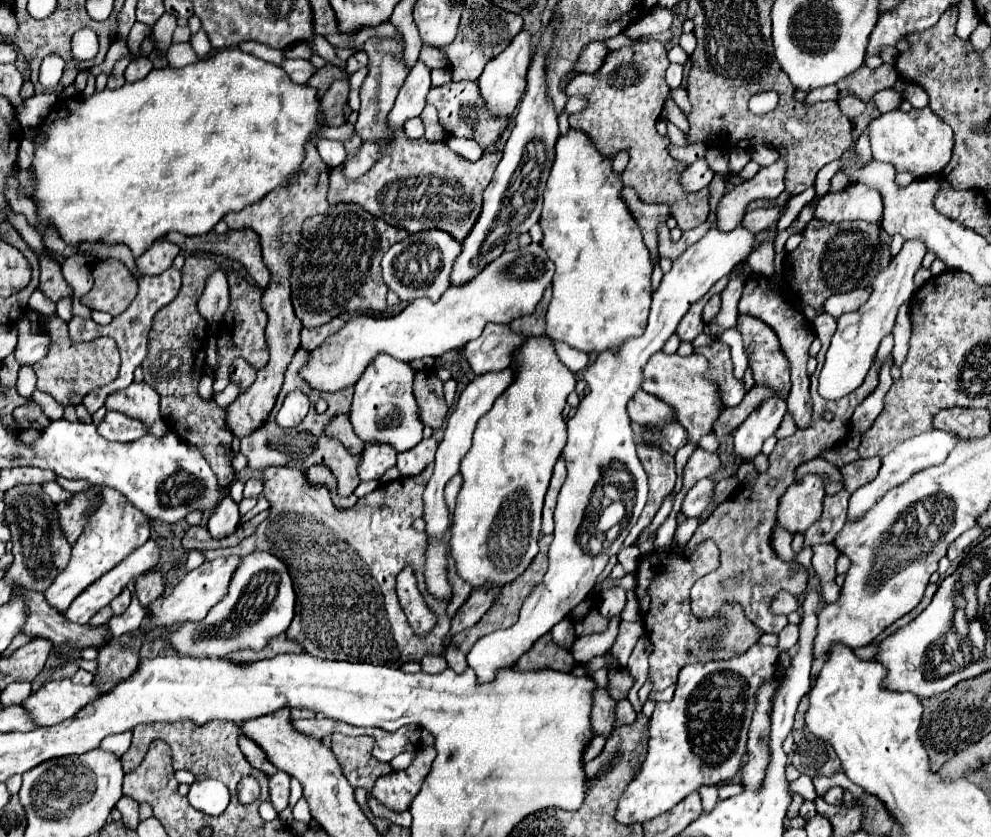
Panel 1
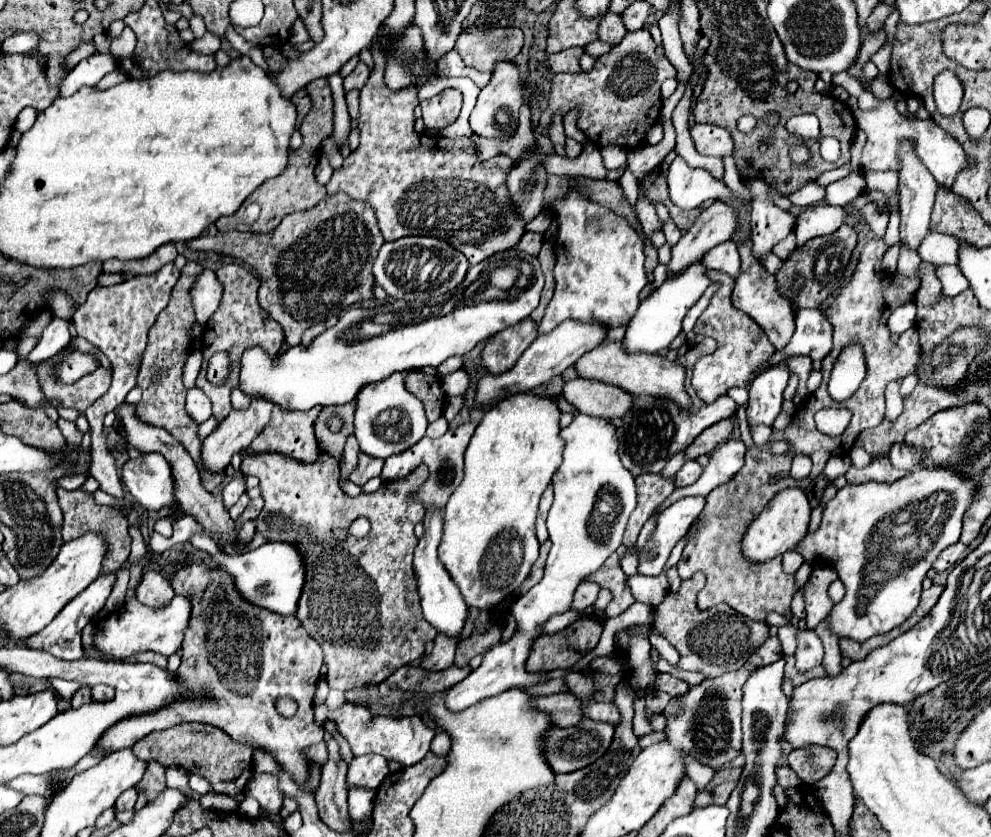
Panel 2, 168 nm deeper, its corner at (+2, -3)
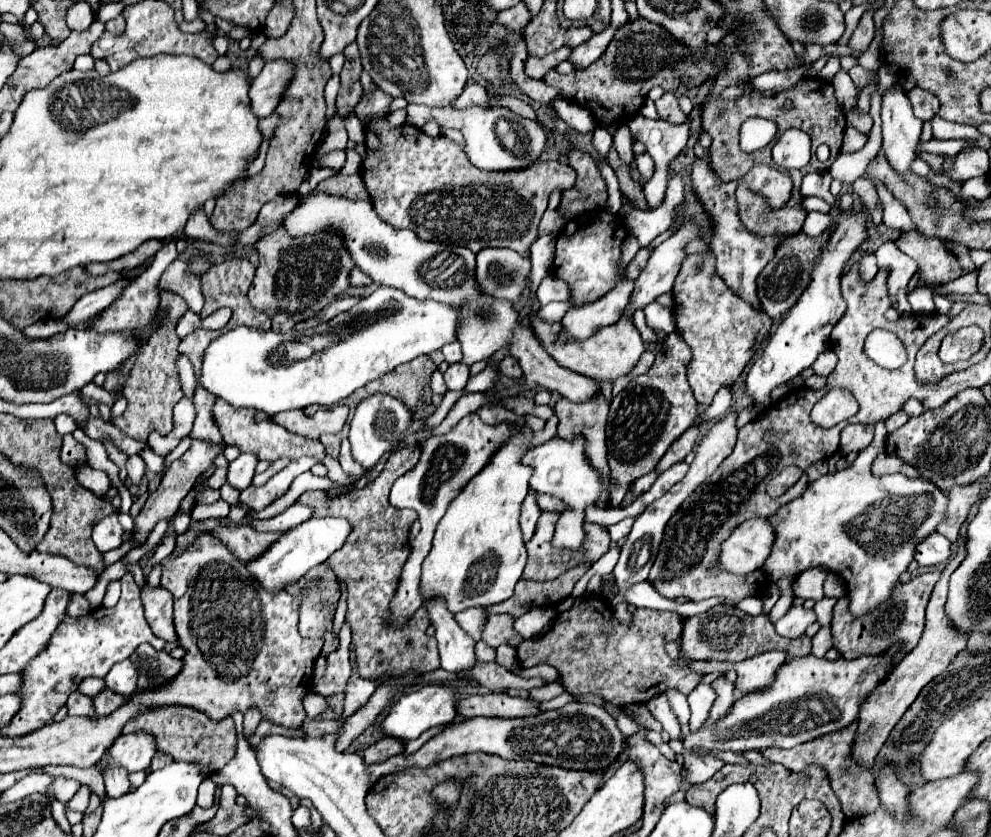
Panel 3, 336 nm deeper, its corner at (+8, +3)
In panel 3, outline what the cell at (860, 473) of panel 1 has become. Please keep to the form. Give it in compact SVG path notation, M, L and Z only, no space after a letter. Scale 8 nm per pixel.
M879 454L873 462L873 476L885 476L885 474L905 474L907 478L919 478L917 470L909 464L905 464L901 458Z

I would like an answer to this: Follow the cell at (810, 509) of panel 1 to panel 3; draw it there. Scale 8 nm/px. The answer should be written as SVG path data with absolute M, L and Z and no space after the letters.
M767 518L743 522L723 542L713 572L749 574L753 570L759 570L771 552L771 544L773 544L773 528Z

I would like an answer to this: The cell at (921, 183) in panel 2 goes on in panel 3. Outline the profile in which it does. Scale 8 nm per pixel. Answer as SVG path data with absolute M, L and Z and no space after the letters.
M893 86L883 94L883 152L895 172L907 172L915 156L923 122L915 118L907 92Z

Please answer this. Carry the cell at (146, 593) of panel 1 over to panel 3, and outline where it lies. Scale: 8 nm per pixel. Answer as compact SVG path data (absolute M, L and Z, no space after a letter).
M141 588L141 602L145 608L145 618L159 638L165 642L177 642L175 626L173 626L173 596L165 588Z

